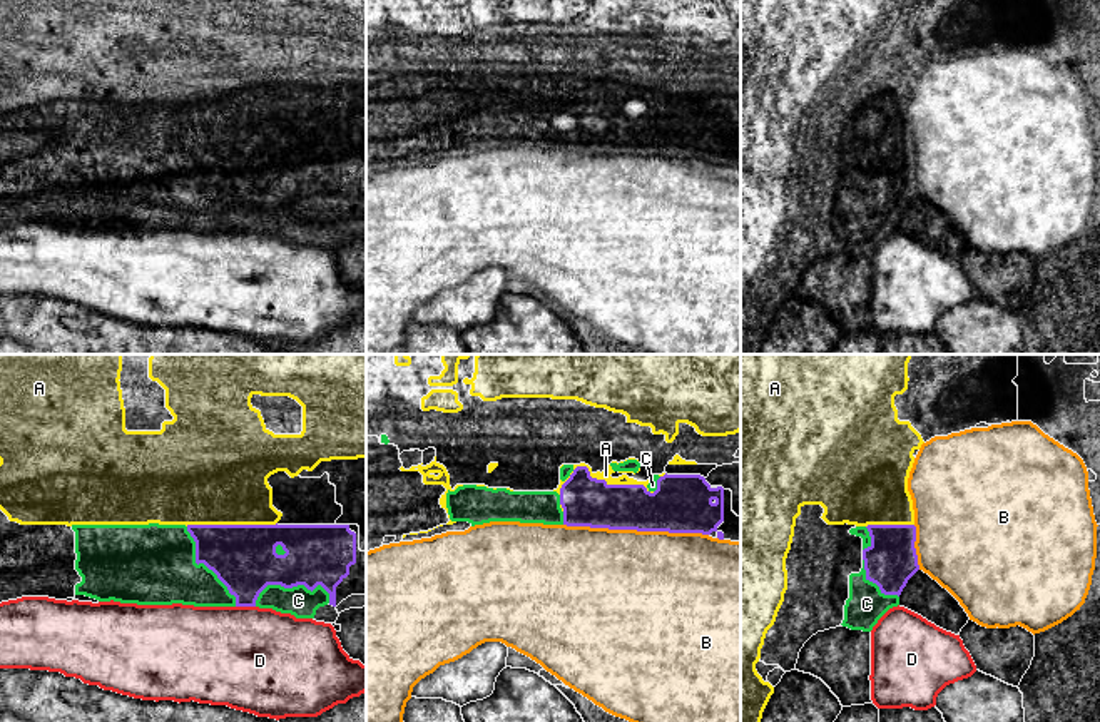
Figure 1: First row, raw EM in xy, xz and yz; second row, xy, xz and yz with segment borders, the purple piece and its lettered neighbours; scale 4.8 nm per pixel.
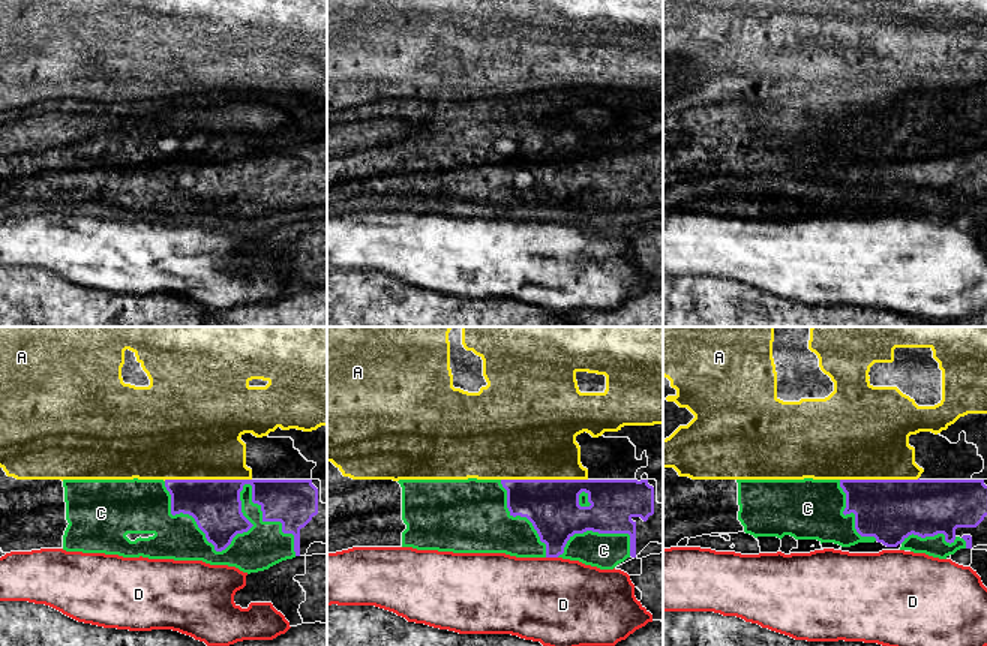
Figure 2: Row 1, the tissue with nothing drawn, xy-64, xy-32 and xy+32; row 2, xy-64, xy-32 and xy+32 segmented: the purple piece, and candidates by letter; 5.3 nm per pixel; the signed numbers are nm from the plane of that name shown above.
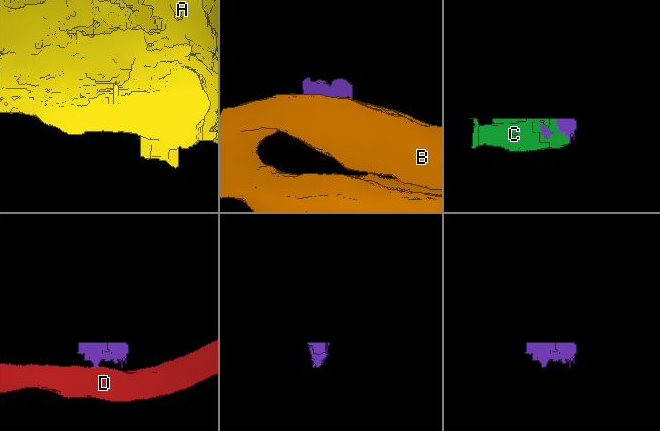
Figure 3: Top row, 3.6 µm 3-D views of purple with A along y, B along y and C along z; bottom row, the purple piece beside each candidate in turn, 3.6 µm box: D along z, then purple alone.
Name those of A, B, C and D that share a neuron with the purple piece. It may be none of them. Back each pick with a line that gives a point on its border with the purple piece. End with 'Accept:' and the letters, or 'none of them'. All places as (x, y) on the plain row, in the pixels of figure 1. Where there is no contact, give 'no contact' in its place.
C: meets purple in xy at (288, 213)
Accept: C

